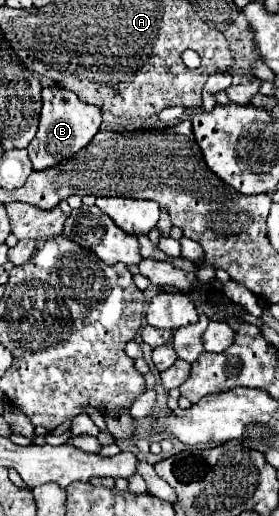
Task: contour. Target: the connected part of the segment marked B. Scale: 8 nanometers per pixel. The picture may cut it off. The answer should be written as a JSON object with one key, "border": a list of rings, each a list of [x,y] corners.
{"border":[[[44,87],[40,127],[36,137],[28,145],[28,155],[34,165],[34,171],[44,171],[48,167],[58,165],[62,159],[76,155],[92,141],[92,137],[100,129],[100,123],[102,123],[102,111],[98,107],[82,103],[74,93],[62,87]]]}

